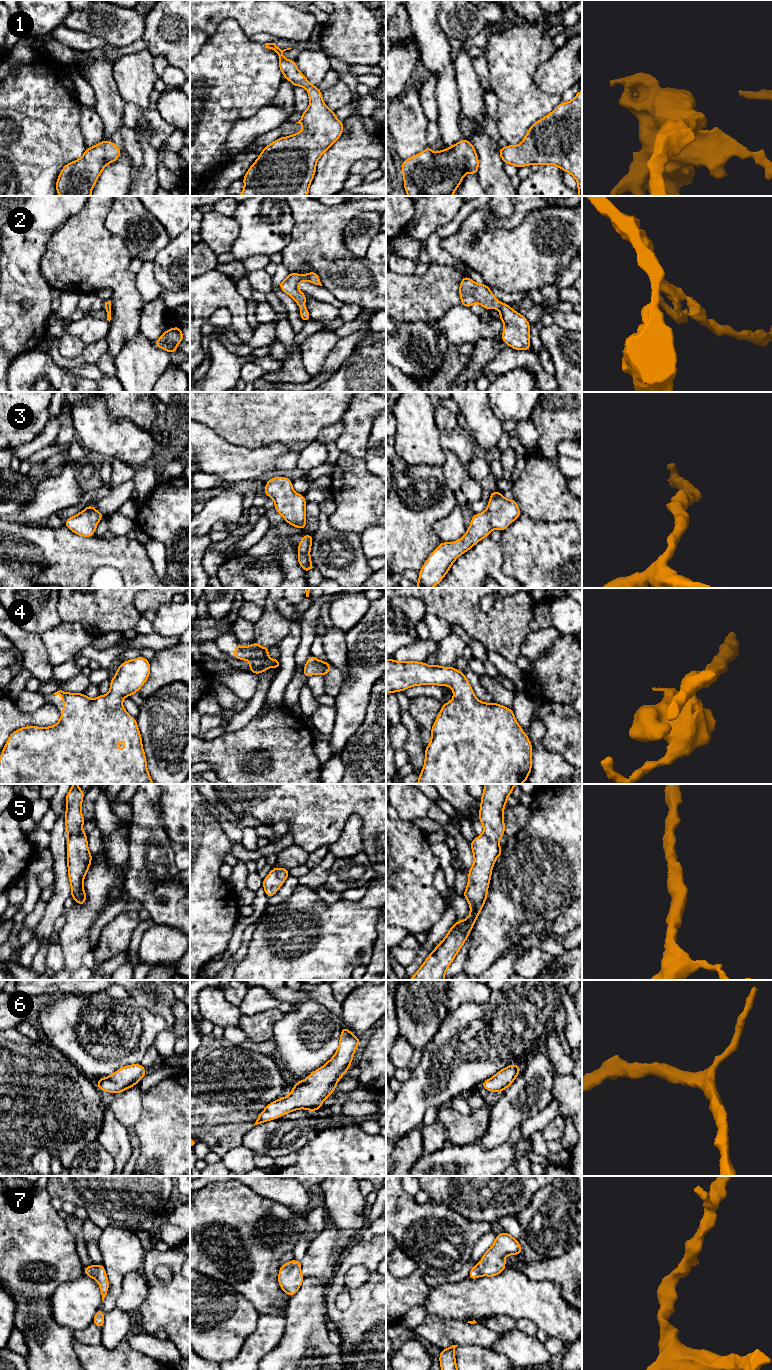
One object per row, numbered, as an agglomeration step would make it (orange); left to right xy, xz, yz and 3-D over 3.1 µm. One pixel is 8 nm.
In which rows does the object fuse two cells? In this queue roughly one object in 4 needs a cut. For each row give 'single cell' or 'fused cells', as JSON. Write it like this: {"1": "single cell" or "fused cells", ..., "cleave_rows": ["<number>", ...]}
{"1": "single cell", "2": "single cell", "3": "single cell", "4": "single cell", "5": "single cell", "6": "single cell", "7": "single cell", "cleave_rows": []}

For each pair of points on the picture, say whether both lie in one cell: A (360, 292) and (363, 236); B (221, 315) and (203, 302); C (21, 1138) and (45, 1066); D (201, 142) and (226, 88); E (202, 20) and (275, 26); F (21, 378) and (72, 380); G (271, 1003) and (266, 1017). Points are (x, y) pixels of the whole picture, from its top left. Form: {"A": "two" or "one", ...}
{"A": "two", "B": "two", "C": "one", "D": "one", "E": "one", "F": "one", "G": "two"}

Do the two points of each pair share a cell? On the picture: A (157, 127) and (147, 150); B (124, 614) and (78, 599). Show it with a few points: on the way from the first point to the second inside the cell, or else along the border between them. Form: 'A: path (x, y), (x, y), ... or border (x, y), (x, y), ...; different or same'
A: border (137, 132), (157, 150); different
B: path (113, 609), (101, 599), (89, 599); same

